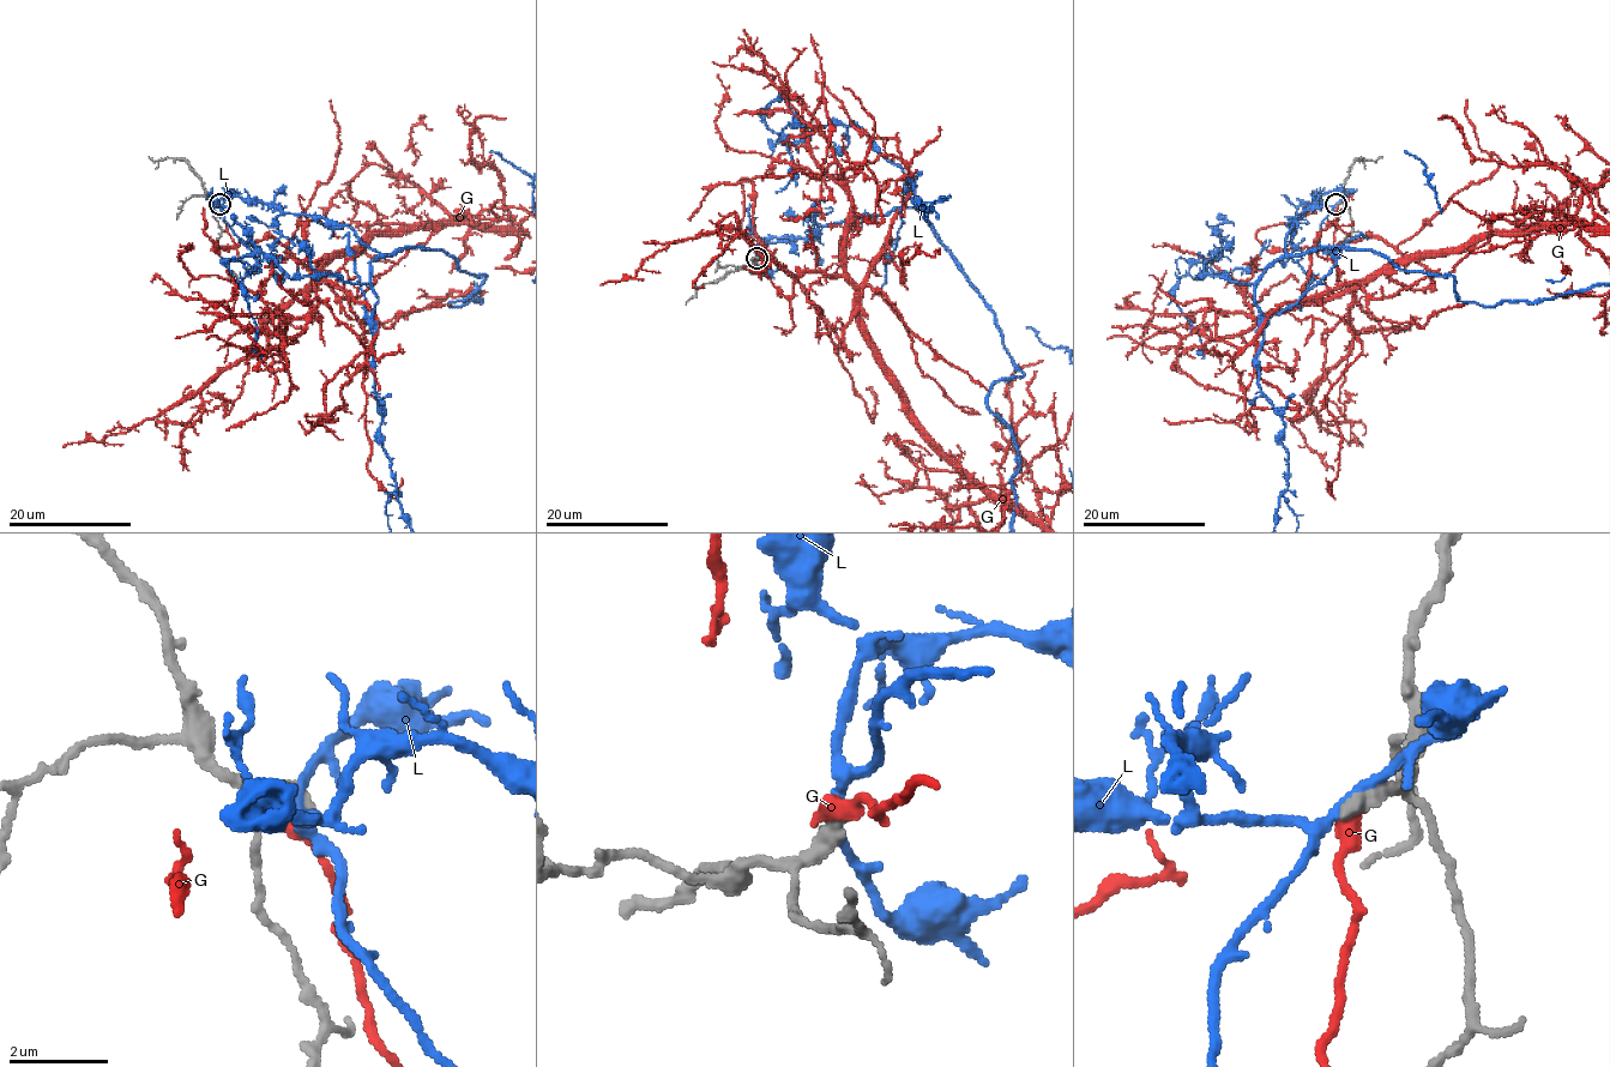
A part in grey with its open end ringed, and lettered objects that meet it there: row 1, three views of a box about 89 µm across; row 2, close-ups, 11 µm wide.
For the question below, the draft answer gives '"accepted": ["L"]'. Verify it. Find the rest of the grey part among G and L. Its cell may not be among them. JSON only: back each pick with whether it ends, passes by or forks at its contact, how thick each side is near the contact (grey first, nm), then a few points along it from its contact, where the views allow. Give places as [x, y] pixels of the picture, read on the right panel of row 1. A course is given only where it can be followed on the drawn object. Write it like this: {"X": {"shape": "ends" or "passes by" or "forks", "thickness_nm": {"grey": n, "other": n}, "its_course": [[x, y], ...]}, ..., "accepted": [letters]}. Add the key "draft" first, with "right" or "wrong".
{"draft": "wrong", "accepted": []}

